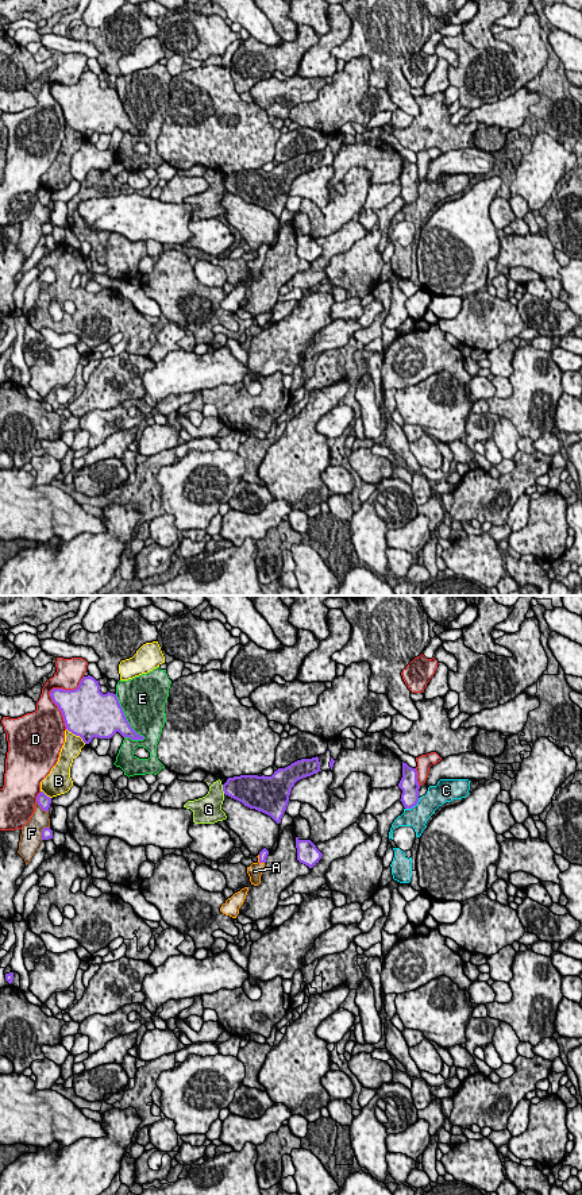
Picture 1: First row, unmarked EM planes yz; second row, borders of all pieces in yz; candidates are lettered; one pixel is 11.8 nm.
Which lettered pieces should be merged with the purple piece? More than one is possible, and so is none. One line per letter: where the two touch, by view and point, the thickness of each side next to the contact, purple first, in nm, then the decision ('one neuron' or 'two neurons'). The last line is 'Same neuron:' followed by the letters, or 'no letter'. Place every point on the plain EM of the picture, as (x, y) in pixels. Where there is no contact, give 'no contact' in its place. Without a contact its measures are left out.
A: contact yz (259, 255); calibres 100 and 170 nm; one neuron
B: contact yz (76, 130); calibres 500 and 220 nm; two neurons
C: contact yz (413, 200); calibres 220 and 260 nm; two neurons
D: contact yz (50, 87); calibres 280 and 280 nm; two neurons
E: contact yz (126, 114); calibres 440 and 480 nm; two neurons
F: contact yz (42, 226); calibres 130 and 260 nm; two neurons
G: contact yz (223, 184); calibres 320 and 260 nm; two neurons
Same neuron: A

